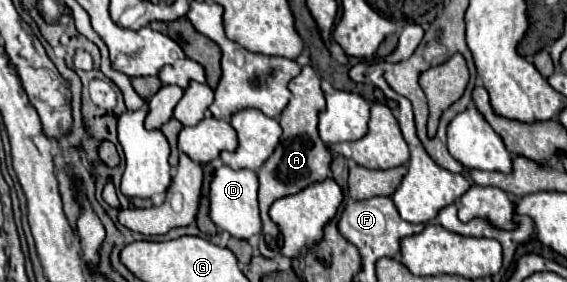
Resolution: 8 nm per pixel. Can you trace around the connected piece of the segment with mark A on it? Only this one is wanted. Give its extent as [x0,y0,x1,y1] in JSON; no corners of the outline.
[258,64,330,258]

